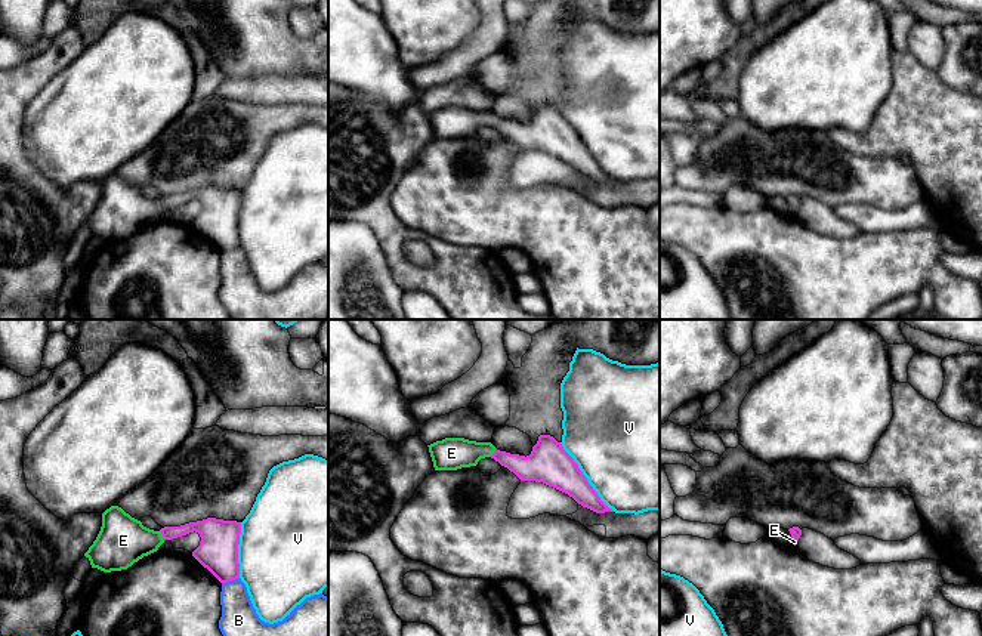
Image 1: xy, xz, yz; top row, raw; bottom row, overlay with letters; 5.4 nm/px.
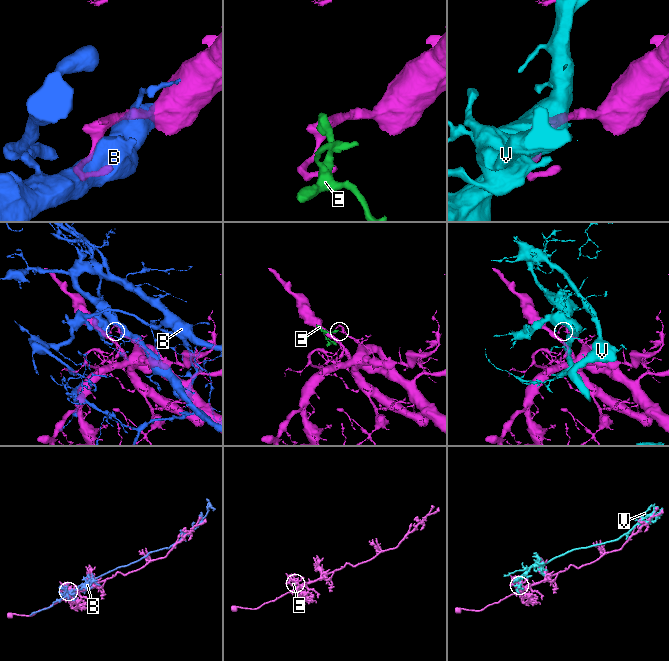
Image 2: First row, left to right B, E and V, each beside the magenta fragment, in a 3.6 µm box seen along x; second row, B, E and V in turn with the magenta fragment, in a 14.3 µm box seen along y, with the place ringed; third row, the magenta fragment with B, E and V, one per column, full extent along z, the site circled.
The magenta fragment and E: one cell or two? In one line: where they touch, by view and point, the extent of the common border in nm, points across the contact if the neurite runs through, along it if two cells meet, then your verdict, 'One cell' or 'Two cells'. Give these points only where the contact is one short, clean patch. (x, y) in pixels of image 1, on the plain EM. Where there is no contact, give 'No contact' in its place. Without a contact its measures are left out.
Touches magenta at xy (161, 203). Shared border 60 nm. Path across: xy (207, 198), (185, 197), (161, 203), (153, 209), (123, 209). One cell

